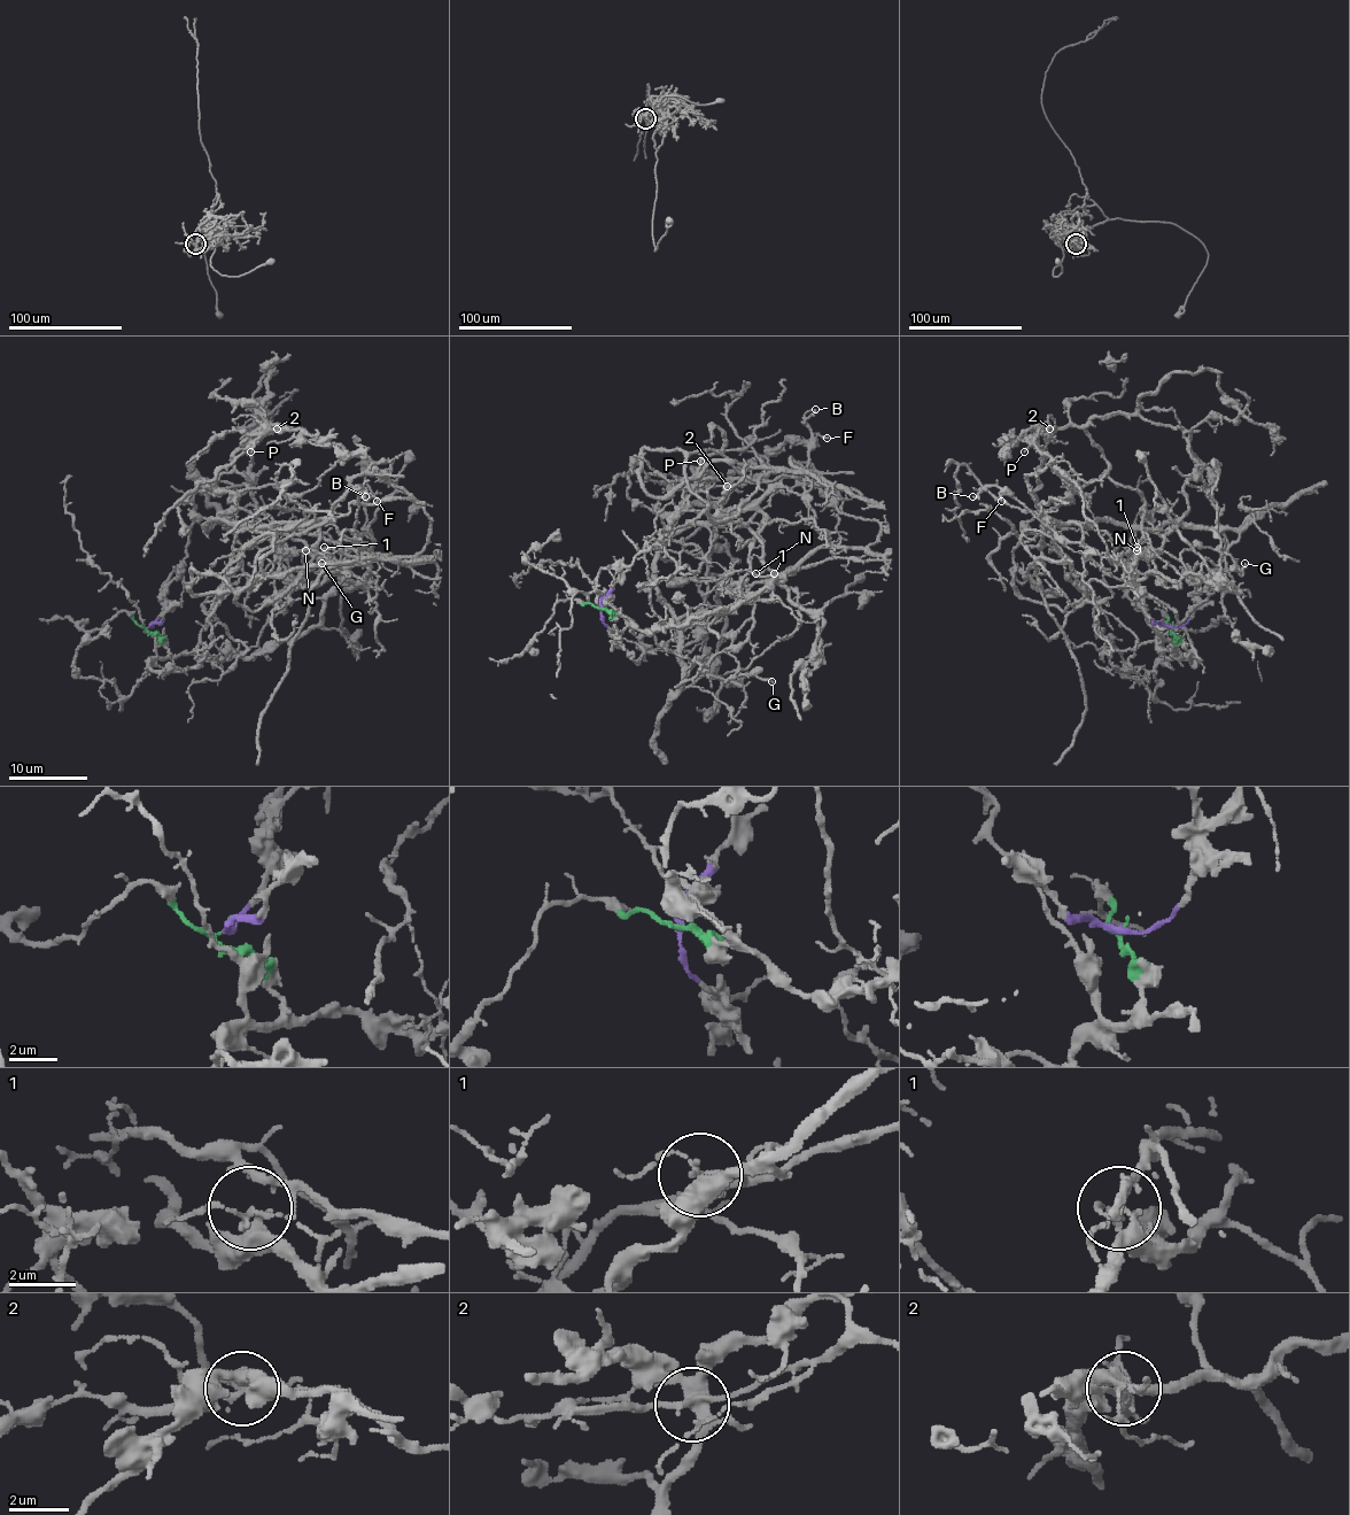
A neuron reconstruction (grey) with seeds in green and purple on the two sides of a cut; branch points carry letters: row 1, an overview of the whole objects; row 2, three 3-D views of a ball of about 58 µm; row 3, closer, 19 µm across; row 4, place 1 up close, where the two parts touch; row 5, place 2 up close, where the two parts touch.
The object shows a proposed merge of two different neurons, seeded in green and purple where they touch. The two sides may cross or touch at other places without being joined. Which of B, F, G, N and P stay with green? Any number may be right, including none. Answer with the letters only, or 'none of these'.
B, F, G, N

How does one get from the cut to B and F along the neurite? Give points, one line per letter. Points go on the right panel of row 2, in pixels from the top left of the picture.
B: (1171, 626), (1179, 654), (1193, 659), (1151, 623), (1124, 566), (1061, 539), (995, 486), (972, 496)
F: (1171, 626), (1179, 654), (1193, 659), (1149, 620), (1124, 566), (1061, 539), (1002, 492), (1002, 500)

